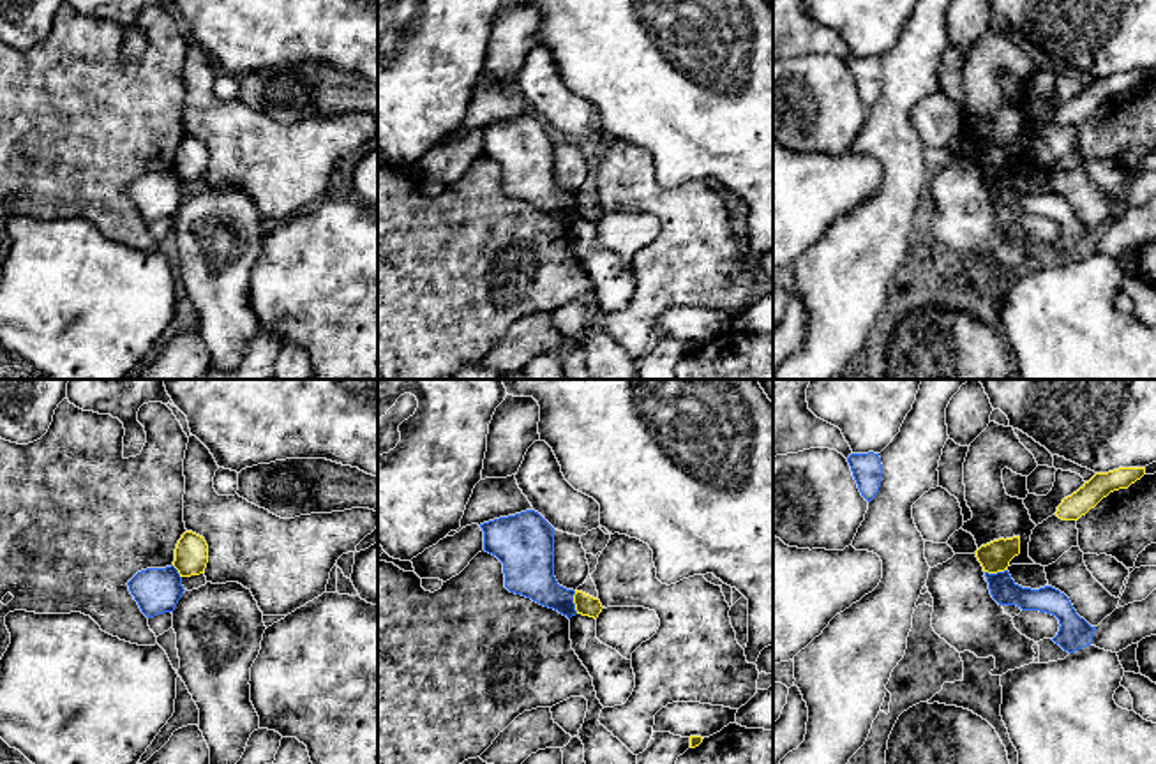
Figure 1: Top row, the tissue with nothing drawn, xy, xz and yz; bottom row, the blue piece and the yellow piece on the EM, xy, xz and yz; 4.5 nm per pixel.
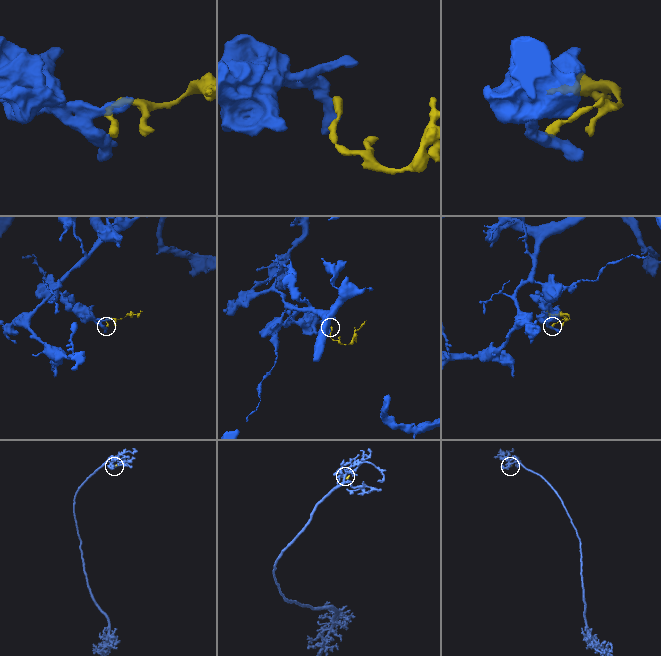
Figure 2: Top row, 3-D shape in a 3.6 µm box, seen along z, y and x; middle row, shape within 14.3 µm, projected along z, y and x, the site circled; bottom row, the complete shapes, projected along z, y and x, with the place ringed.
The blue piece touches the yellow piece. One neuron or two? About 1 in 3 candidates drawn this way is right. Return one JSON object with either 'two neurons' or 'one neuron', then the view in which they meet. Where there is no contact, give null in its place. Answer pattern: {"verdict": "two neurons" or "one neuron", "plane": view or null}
{"verdict": "two neurons", "plane": "xz"}

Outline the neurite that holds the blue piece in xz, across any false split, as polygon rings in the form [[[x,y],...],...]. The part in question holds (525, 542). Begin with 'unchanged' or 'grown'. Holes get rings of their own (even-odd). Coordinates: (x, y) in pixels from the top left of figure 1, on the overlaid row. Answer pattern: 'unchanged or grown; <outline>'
unchanged; [[[535,510],[480,524],[484,551],[503,563],[505,588],[554,609],[568,619],[577,614],[574,589],[554,577],[554,528]]]

